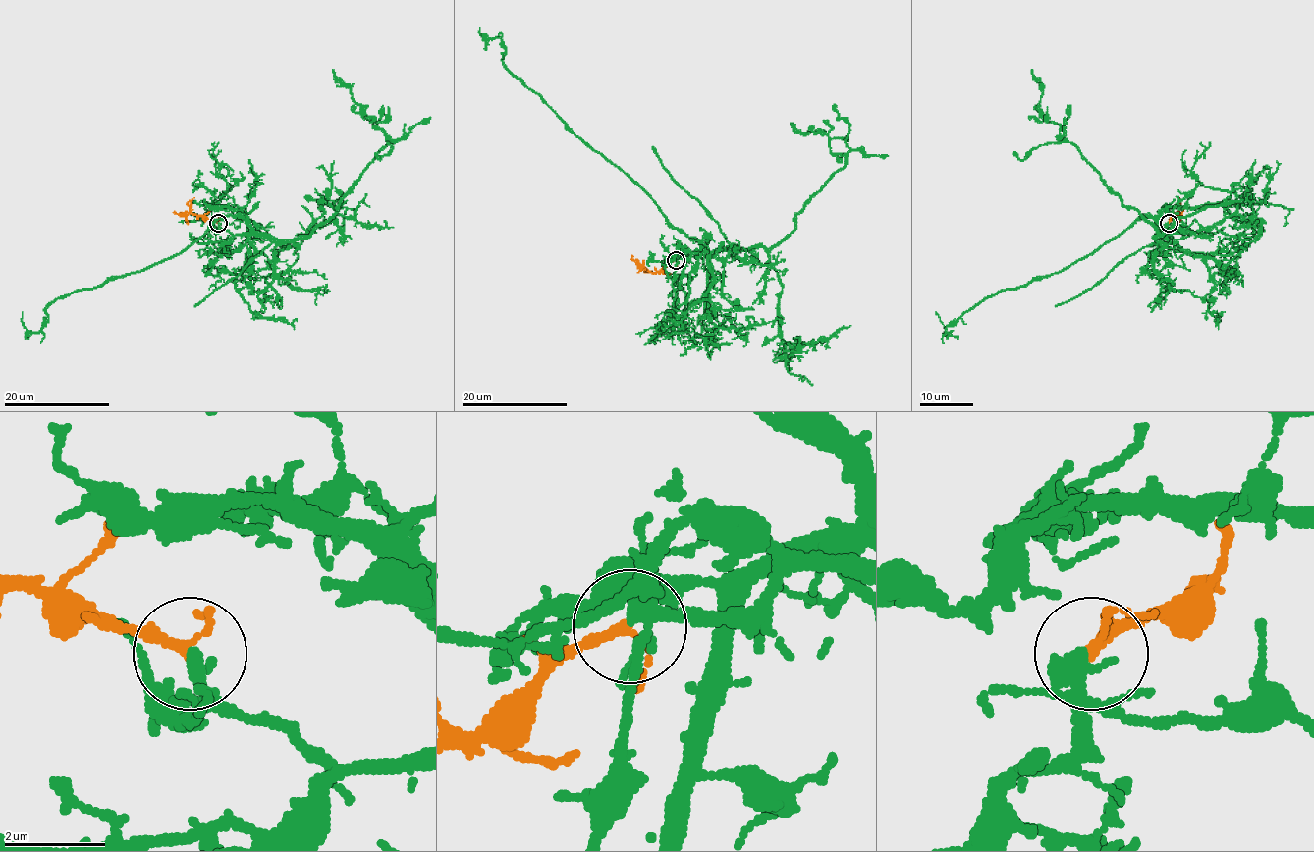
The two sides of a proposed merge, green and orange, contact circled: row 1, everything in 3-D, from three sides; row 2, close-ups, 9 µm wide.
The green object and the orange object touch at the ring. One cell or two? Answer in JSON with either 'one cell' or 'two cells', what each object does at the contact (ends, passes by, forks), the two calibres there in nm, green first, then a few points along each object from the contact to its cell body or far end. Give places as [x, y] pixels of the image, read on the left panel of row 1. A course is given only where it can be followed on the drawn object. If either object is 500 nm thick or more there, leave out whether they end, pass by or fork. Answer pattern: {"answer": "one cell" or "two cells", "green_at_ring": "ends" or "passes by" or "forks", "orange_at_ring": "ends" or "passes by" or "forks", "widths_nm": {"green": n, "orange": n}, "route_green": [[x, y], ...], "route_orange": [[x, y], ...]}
{"answer": "one cell", "green_at_ring": "forks", "orange_at_ring": "passes by", "widths_nm": {"green": 240, "orange": 170}, "route_green": [[218, 223], [251, 231], [222, 216], [179, 254], [58, 297], [39, 332], [22, 311]], "route_orange": [[218, 223], [175, 211]]}

